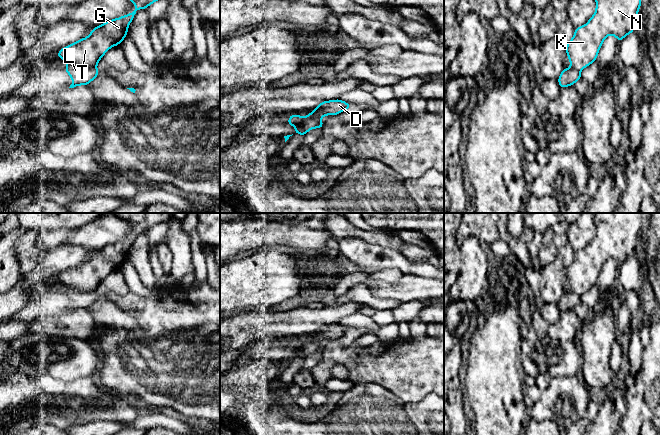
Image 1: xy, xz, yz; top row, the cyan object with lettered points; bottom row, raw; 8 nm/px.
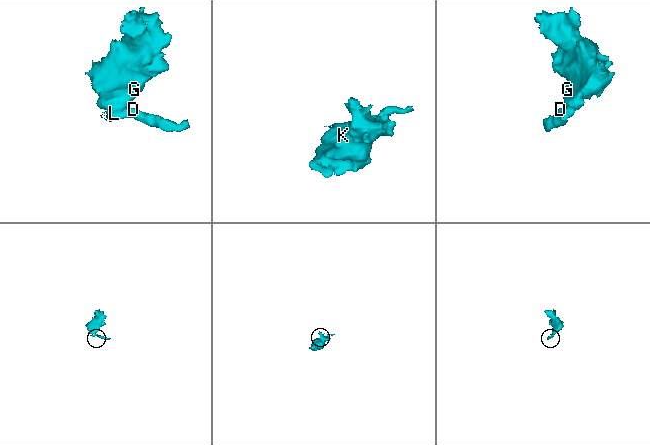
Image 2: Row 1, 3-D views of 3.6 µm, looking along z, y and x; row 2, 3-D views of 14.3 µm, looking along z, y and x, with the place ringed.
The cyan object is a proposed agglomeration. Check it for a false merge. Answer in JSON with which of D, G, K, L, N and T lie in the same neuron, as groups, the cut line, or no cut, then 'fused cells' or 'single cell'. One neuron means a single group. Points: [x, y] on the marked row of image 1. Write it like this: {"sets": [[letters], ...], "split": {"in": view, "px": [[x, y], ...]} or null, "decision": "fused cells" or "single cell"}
{"sets": [["D", "L"], ["G", "K", "N", "T"]], "split": {"in": "xz", "px": [[319, 119], [309, 119], [305, 126], [296, 131]]}, "decision": "fused cells"}

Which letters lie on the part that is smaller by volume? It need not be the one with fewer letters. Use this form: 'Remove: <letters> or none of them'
Remove: D, L

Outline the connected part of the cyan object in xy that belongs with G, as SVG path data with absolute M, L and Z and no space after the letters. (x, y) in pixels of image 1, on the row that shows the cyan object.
M157 0L131 1L136 7L133 12L96 26L86 38L62 48L56 56L80 68L96 67L104 54L111 47L120 45L127 36L129 24L134 19L136 11L146 9Z

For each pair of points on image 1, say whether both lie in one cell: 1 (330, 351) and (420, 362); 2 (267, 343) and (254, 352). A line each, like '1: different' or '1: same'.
1: same
2: same

